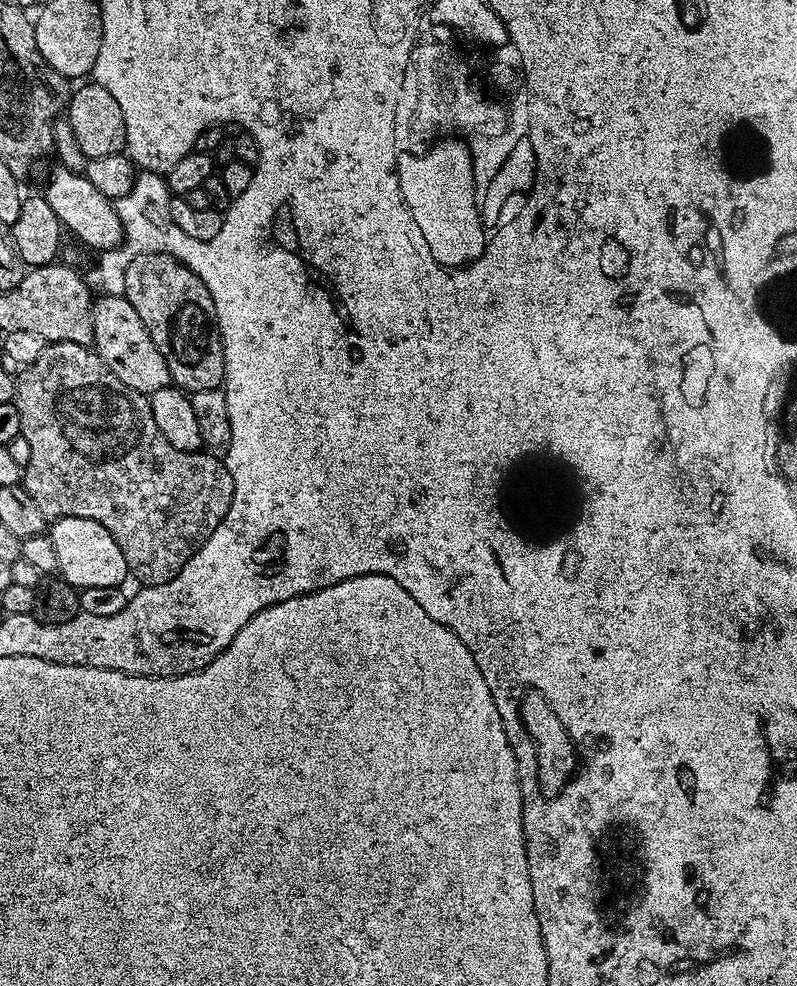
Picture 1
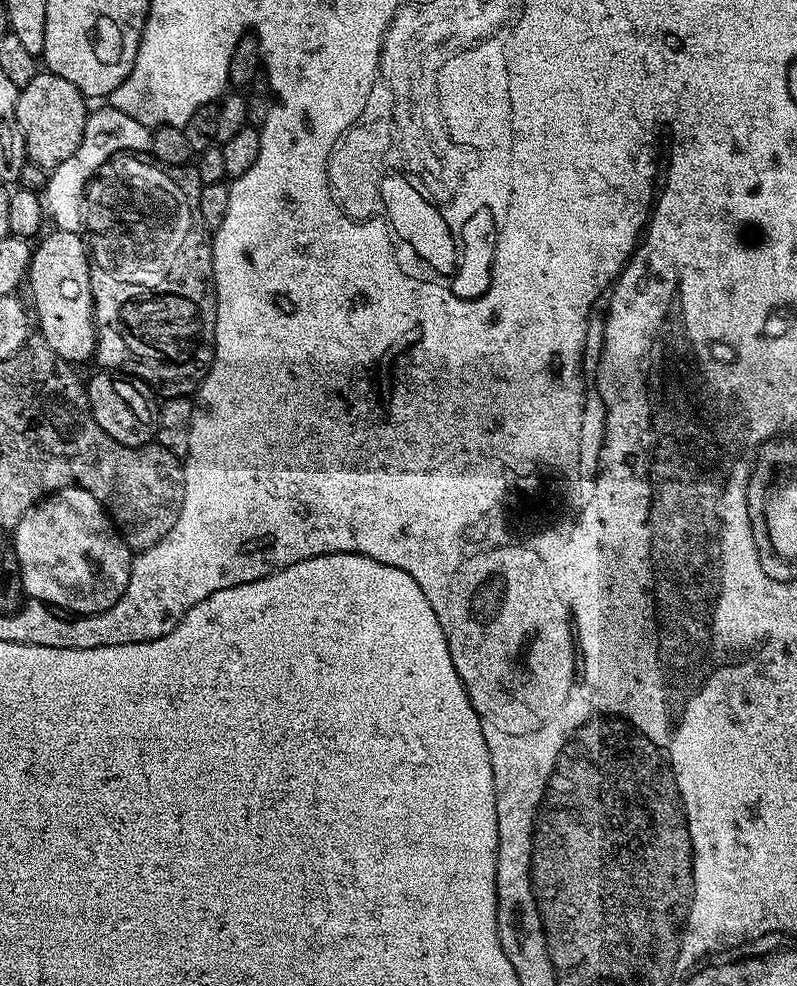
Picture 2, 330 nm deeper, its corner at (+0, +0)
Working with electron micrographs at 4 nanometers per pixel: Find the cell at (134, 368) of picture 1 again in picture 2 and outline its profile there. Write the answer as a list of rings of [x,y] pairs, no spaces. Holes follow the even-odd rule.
[[[61,232],[41,235],[32,250],[32,261],[28,263],[27,287],[32,287],[34,320],[40,323],[39,335],[62,359],[69,362],[93,359],[96,351],[96,317],[92,314],[92,287],[88,265],[88,245],[80,232]]]

